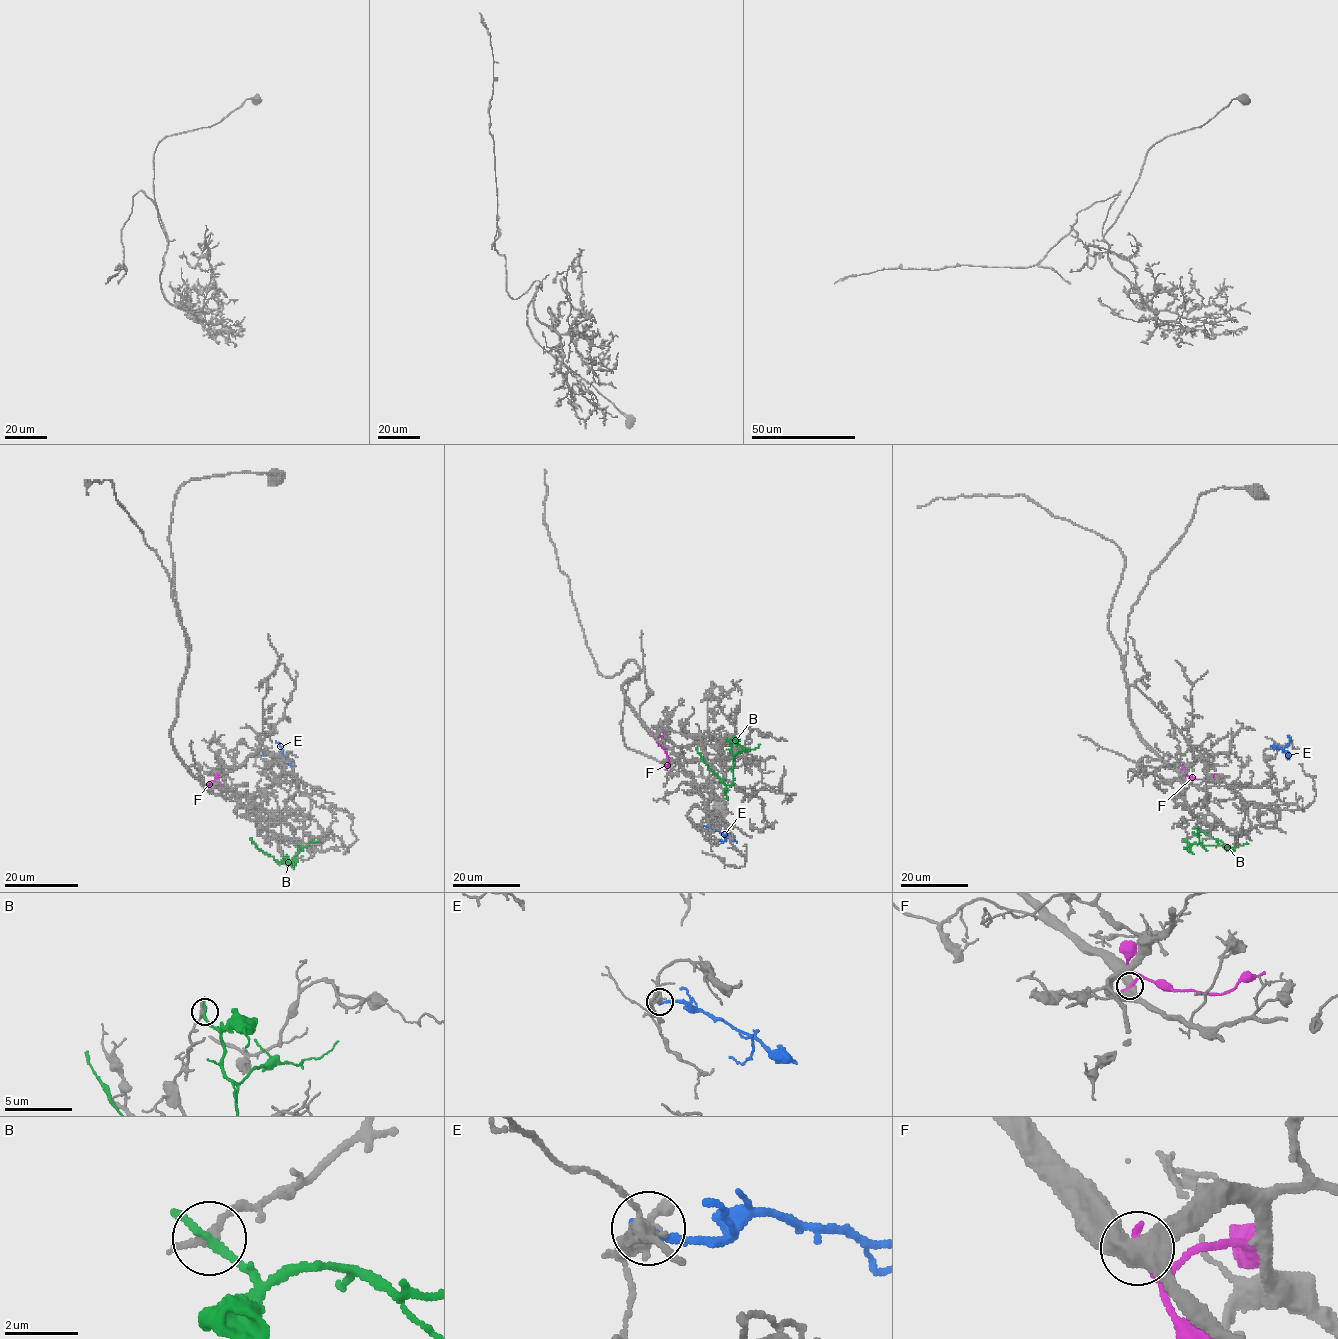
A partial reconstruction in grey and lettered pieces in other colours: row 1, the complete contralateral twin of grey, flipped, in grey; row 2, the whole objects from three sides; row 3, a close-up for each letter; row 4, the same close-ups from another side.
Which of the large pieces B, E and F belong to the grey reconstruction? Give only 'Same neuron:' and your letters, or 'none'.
Same neuron: none

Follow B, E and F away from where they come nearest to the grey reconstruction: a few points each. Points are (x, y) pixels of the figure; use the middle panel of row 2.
B: (726, 737), (734, 756), (732, 783), (729, 785), (708, 767), (696, 747)
E: (702, 826), (709, 826), (725, 835), (723, 841), (720, 839)
F: (654, 736), (668, 758), (665, 770)

